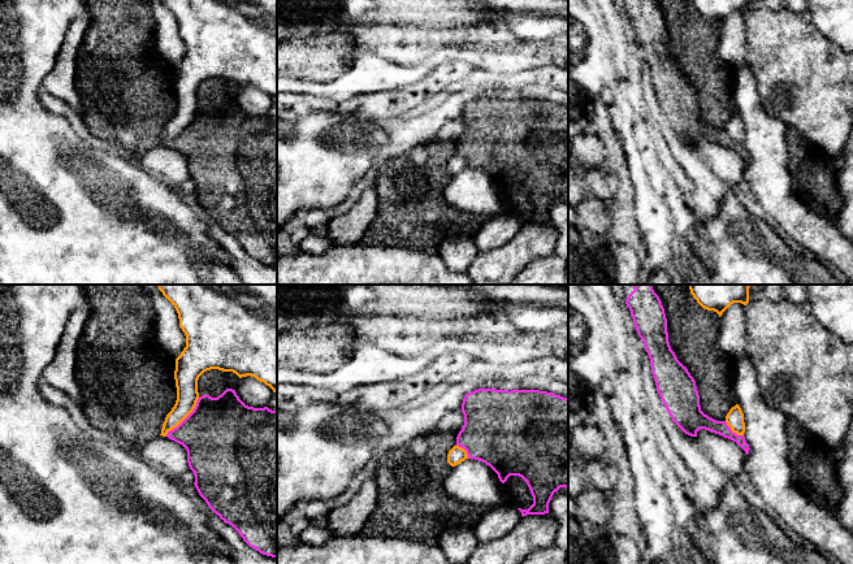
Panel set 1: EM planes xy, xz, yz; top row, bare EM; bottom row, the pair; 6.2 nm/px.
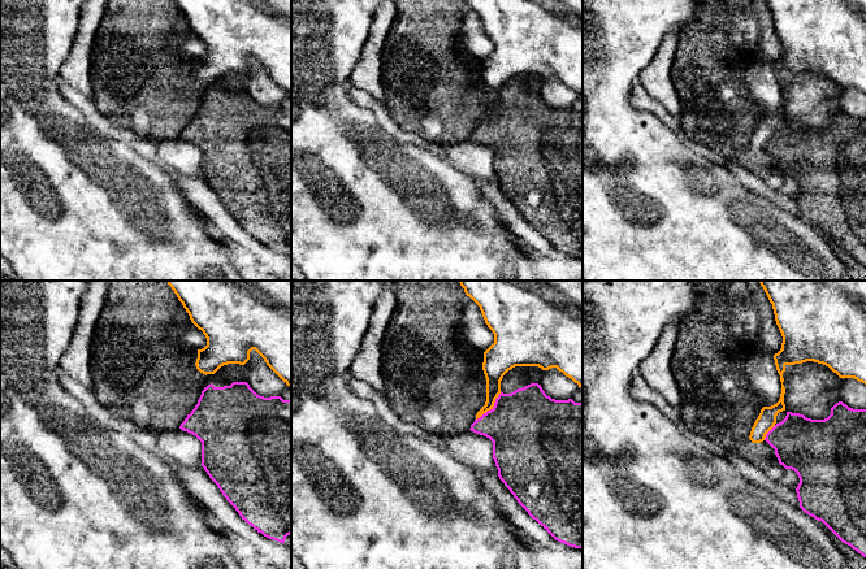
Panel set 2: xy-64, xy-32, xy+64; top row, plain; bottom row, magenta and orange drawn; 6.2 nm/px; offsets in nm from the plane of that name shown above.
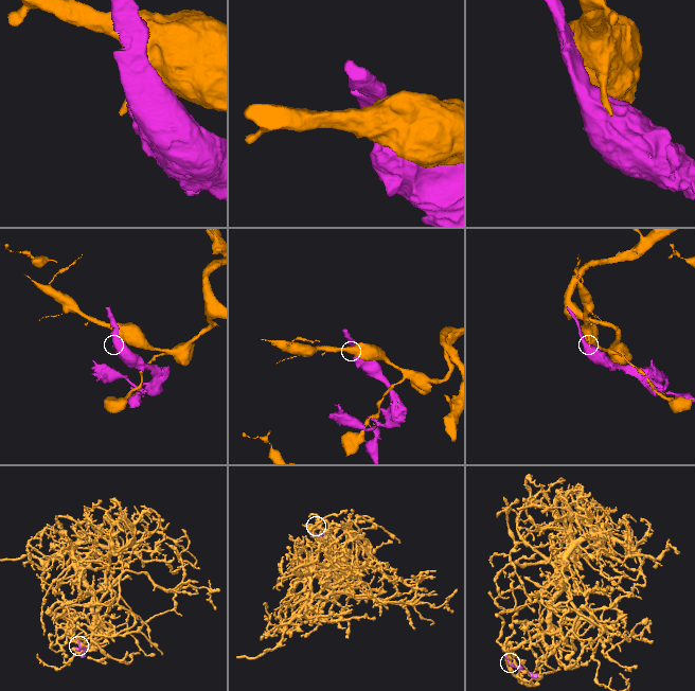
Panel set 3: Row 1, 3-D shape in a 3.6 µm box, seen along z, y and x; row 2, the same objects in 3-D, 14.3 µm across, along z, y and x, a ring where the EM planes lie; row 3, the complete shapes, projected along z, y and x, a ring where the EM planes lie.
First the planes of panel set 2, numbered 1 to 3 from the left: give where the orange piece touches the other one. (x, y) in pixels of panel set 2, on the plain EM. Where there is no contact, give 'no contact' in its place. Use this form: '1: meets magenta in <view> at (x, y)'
1: no contact
2: meets magenta in xy-32 at (493, 116)
3: meets magenta in xy+64 at (767, 142)

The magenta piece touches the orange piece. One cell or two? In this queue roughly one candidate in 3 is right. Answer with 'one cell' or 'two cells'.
two cells

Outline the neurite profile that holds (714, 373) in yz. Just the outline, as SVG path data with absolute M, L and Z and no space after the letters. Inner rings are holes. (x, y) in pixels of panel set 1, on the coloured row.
M654 285L664 308L671 350L696 381L701 411L716 421L726 421L732 407L739 404L735 395L737 360L723 352L718 344L719 314L702 308L693 298L689 285Z

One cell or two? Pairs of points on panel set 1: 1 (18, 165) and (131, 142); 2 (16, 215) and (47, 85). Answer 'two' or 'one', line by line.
1: two
2: two

